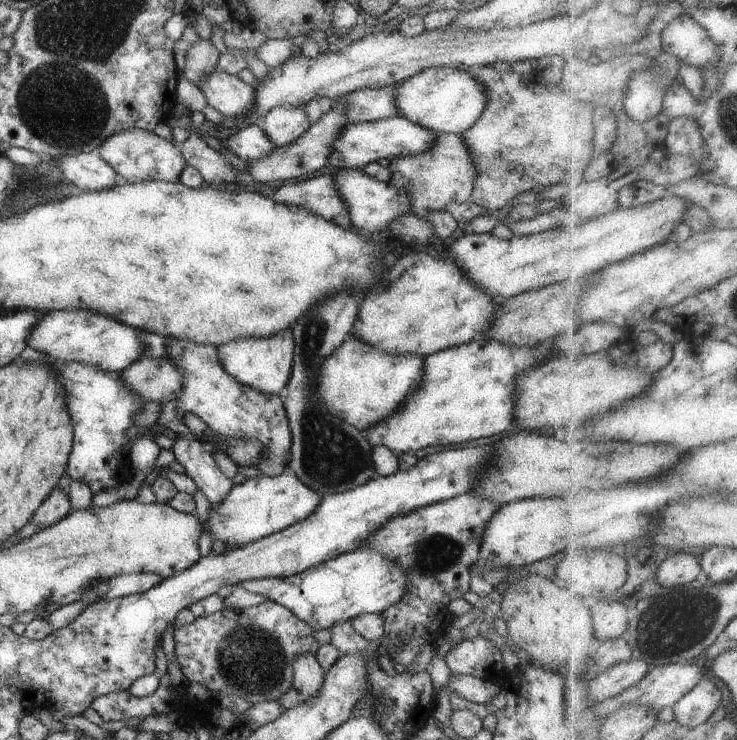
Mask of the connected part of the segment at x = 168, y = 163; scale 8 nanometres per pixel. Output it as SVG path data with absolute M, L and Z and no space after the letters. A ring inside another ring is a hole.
M131 128L109 136L98 148L100 156L128 183L142 181L178 182L187 165L180 149L154 131Z

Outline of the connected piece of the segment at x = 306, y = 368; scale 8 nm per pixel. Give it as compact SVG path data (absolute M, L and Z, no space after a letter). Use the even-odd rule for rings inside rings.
M340 294L336 298L316 304L312 310L308 310L304 316L300 316L300 320L296 320L296 326L291 326L295 340L295 351L291 377L282 396L292 435L286 471L296 475L307 487L319 494L320 500L323 495L352 490L366 484L370 478L376 476L371 457L373 448L366 435L328 411L317 395L319 368L324 359L328 358L328 355L332 354L352 334L358 311L358 294Z

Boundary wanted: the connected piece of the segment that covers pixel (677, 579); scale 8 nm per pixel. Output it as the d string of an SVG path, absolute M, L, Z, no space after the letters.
M688 550L677 552L666 559L659 570L659 581L665 587L679 588L690 582L694 582L702 574L702 560Z

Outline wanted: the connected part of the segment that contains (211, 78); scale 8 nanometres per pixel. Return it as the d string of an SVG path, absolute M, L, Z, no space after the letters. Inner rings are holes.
M215 67L199 84L208 105L225 117L245 119L253 109L255 88L238 75Z

